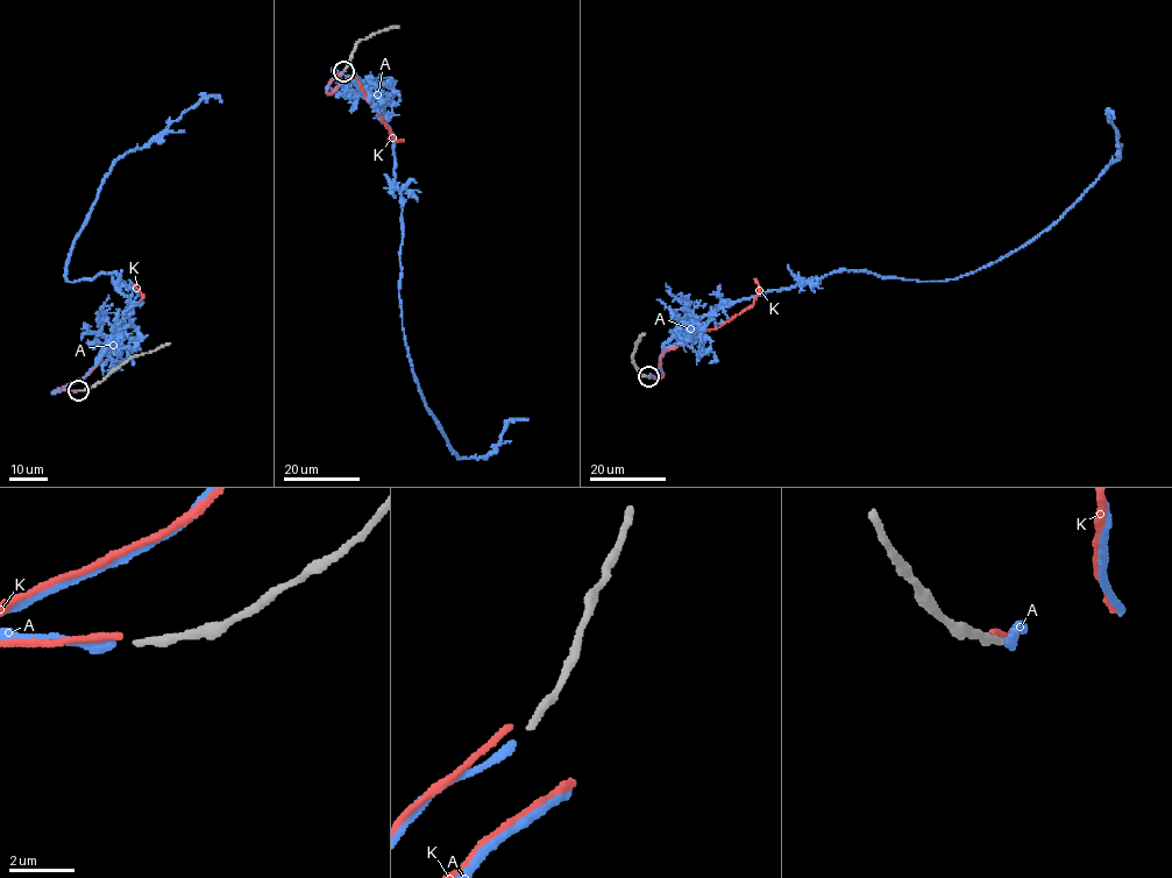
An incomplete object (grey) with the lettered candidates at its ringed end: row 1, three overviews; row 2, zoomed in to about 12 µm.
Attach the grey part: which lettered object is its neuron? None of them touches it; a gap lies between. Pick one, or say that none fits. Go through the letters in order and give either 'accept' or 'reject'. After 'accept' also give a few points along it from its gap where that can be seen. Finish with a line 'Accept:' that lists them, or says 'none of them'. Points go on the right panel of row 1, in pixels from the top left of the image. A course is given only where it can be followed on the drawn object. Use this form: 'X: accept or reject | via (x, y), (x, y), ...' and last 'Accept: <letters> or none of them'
A: accept | via (650, 376), (746, 298), (839, 270), (946, 281), (1017, 249), (1117, 161), (1113, 119)
K: reject
Accept: A

